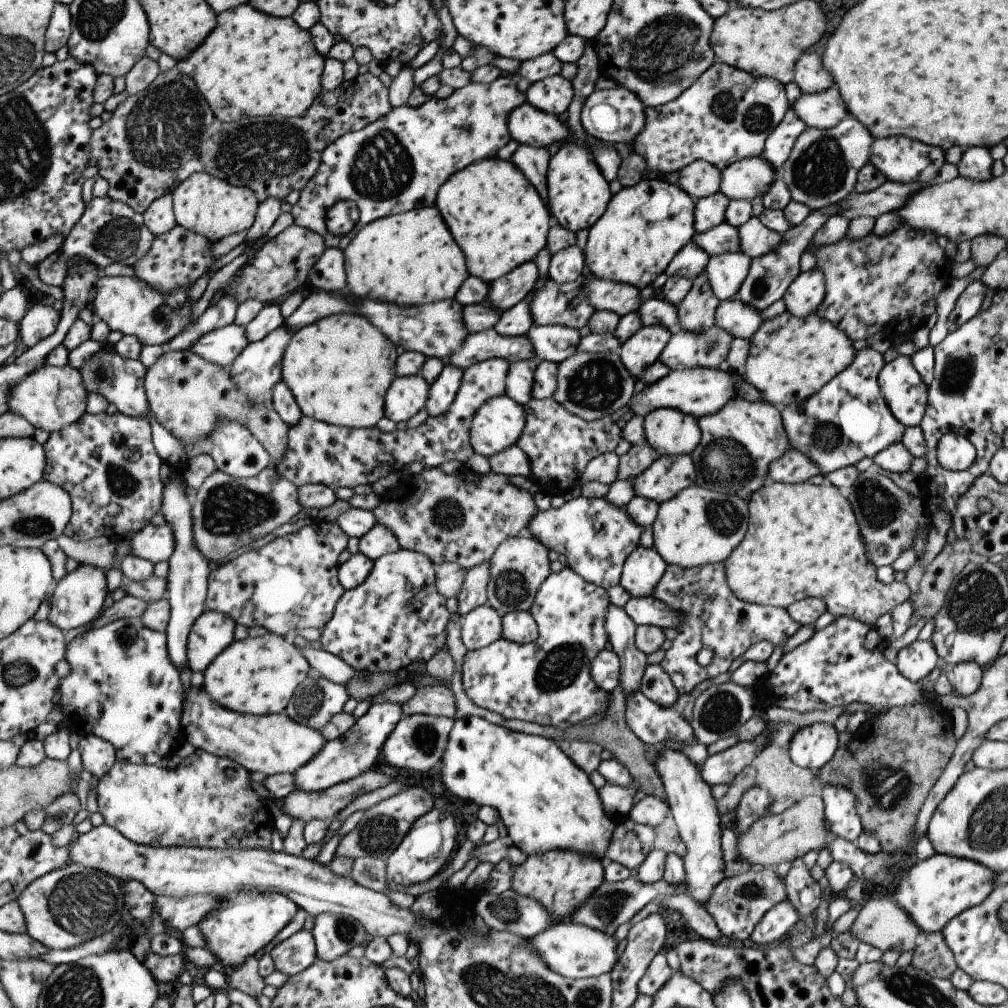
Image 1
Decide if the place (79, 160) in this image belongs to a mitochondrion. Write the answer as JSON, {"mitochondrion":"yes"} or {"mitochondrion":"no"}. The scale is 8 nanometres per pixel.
{"mitochondrion":"no"}

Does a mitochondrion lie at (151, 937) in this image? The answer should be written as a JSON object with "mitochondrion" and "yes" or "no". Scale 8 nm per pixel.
{"mitochondrion":"no"}

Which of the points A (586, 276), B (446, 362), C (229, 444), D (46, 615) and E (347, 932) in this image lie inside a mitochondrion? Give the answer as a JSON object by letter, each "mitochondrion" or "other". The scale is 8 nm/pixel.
{"A":"other","B":"other","C":"other","D":"other","E":"mitochondrion"}

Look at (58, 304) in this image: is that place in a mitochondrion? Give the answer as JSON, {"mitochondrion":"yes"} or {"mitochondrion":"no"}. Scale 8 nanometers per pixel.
{"mitochondrion":"no"}

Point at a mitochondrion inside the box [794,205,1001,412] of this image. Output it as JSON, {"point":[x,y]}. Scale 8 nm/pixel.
{"point":[959,372]}

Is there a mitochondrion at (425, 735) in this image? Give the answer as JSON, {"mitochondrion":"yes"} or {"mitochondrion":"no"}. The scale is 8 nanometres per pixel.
{"mitochondrion":"yes"}

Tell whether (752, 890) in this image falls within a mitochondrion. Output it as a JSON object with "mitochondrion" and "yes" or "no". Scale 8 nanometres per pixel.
{"mitochondrion":"yes"}

